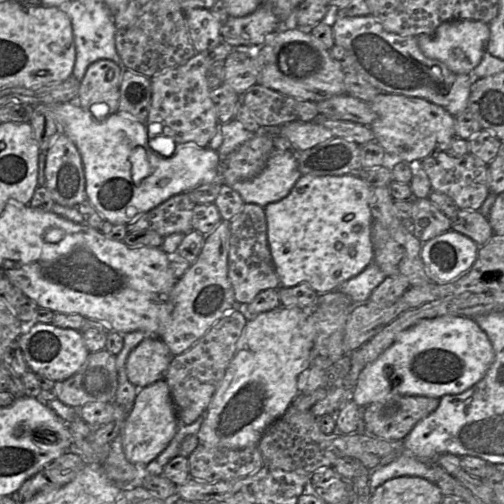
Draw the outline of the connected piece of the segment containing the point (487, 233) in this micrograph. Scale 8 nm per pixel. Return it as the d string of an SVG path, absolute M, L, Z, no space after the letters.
M459 209L456 215L450 218L450 224L452 230L471 238L479 246L485 244L494 234L487 217L482 215L480 211Z

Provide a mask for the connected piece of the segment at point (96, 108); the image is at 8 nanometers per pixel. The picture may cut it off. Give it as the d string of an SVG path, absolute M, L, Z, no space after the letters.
M109 59L90 64L80 81L78 105L96 122L102 122L119 111L122 69Z

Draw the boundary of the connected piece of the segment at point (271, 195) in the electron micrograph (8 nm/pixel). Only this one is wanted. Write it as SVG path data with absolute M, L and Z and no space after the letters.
M274 148L265 168L257 176L229 186L240 194L244 203L264 208L285 198L301 176L297 158Z

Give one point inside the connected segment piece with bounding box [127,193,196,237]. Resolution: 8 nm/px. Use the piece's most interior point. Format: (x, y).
(174, 215)

